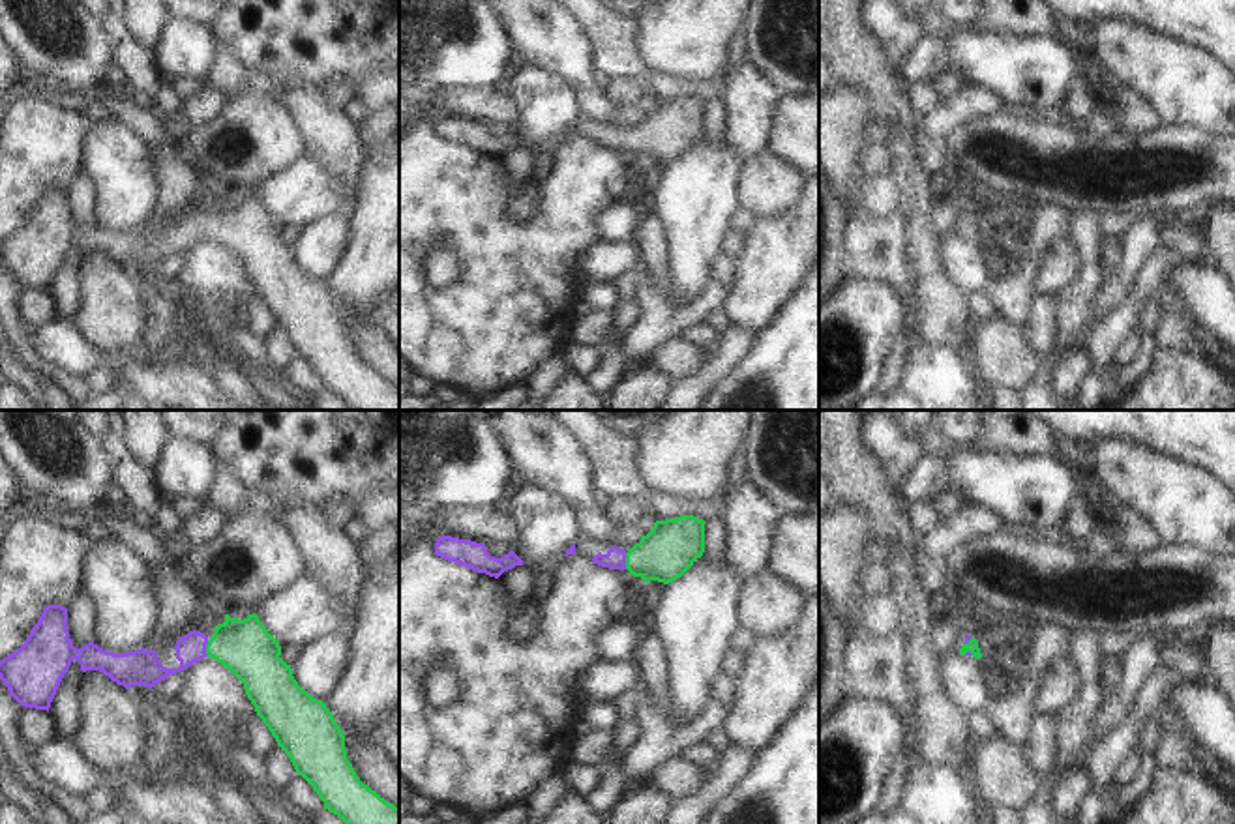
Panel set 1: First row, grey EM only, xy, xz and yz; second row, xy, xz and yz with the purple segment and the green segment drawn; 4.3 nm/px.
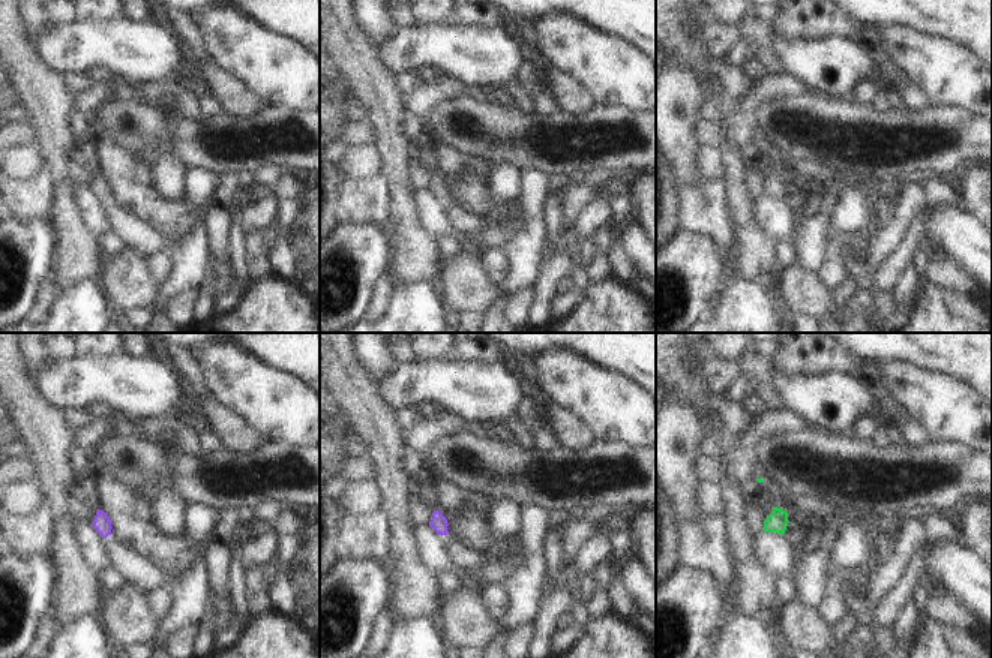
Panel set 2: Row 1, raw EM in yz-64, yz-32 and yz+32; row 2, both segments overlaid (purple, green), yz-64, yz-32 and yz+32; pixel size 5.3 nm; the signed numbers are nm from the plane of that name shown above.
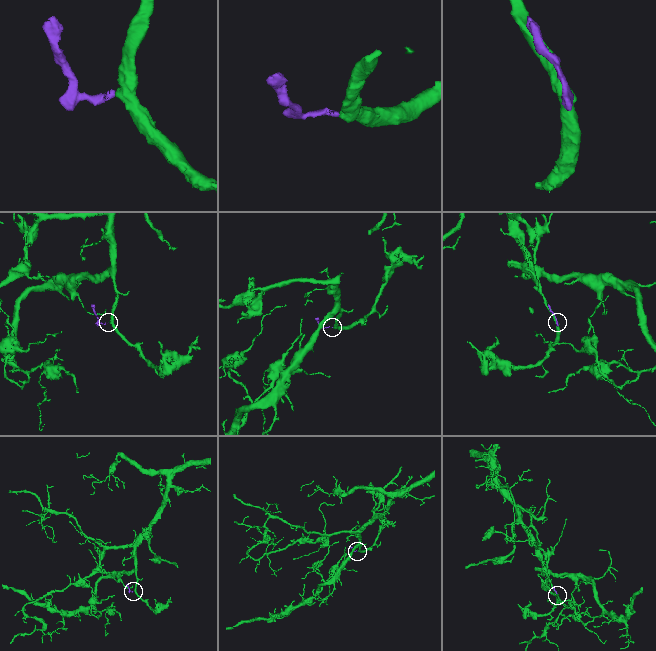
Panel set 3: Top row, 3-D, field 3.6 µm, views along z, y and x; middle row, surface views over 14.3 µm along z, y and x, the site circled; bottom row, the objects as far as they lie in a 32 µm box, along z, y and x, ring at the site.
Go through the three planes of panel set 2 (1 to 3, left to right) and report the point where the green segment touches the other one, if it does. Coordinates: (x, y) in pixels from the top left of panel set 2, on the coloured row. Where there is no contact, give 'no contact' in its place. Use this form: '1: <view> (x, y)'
1: no contact
2: no contact
3: no contact

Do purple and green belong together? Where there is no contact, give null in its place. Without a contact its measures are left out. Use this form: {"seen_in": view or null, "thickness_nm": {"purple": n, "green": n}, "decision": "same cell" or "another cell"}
{"seen_in": "xz", "thickness_nm": {"purple": 90, "green": 240}, "decision": "same cell"}

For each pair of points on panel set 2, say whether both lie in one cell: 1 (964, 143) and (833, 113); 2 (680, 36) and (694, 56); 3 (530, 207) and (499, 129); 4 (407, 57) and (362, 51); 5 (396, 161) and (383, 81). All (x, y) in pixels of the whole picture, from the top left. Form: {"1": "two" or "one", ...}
{"1": "one", "2": "one", "3": "two", "4": "two", "5": "one"}

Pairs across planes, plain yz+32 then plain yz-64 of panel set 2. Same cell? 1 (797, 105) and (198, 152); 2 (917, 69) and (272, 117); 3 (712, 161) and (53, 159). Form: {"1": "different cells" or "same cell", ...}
{"1": "same cell", "2": "different cells", "3": "different cells"}

